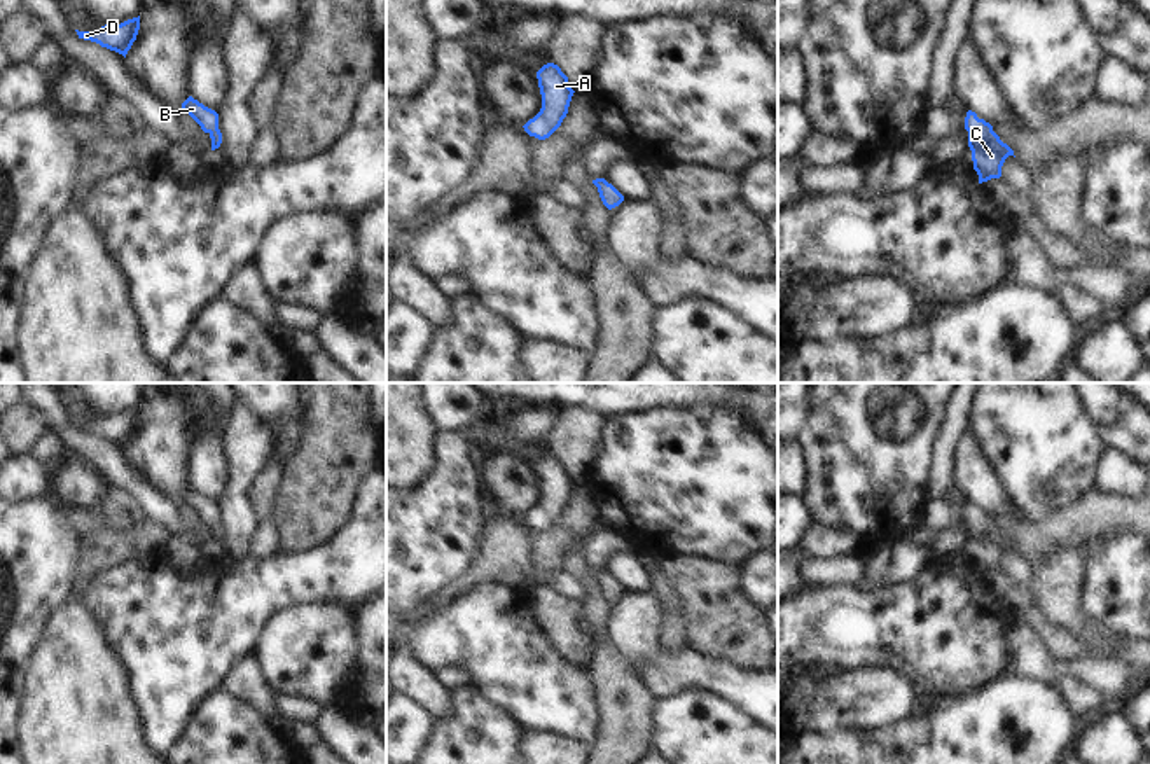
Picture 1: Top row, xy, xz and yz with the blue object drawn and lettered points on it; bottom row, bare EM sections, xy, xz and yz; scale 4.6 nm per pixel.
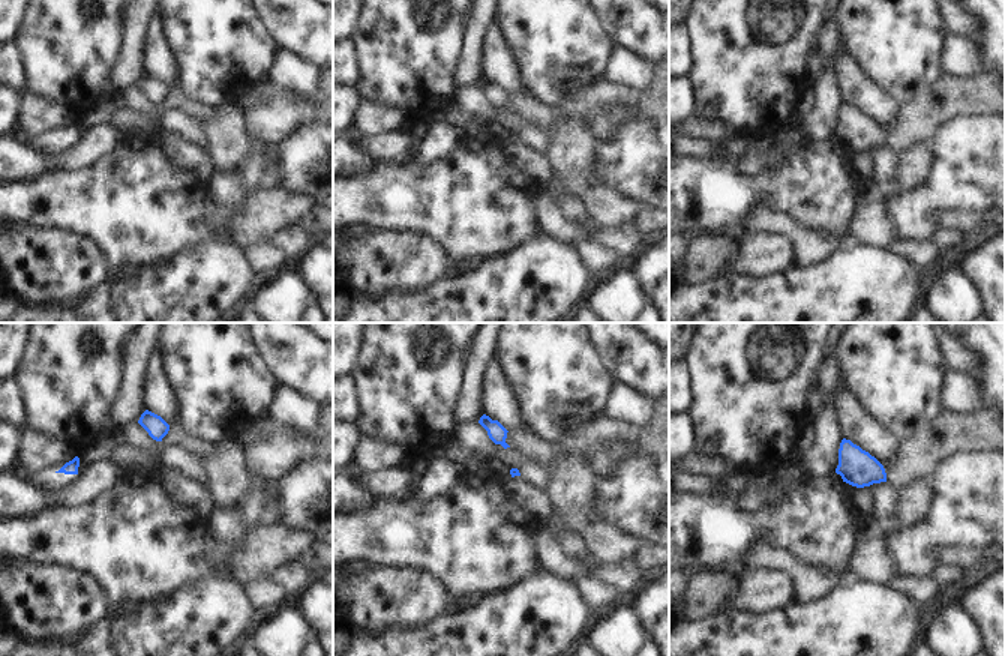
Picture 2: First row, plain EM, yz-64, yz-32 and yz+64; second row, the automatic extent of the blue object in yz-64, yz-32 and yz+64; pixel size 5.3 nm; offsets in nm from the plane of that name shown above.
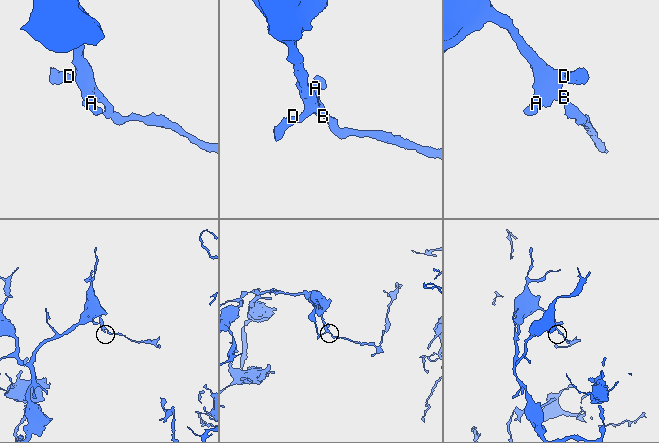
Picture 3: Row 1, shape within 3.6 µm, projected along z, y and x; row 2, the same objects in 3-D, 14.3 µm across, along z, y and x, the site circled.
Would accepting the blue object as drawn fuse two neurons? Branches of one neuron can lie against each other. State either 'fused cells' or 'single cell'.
single cell

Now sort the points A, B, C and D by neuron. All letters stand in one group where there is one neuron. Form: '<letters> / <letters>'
A B C D

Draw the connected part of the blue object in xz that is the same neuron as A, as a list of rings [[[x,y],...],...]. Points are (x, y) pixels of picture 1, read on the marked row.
[[[554,63],[544,65],[537,72],[537,79],[542,108],[523,128],[530,136],[545,140],[561,126],[575,91],[570,87],[568,77]]]

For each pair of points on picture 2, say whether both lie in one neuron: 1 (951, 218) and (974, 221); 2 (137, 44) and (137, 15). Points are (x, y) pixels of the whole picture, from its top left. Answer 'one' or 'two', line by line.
1: one
2: one

